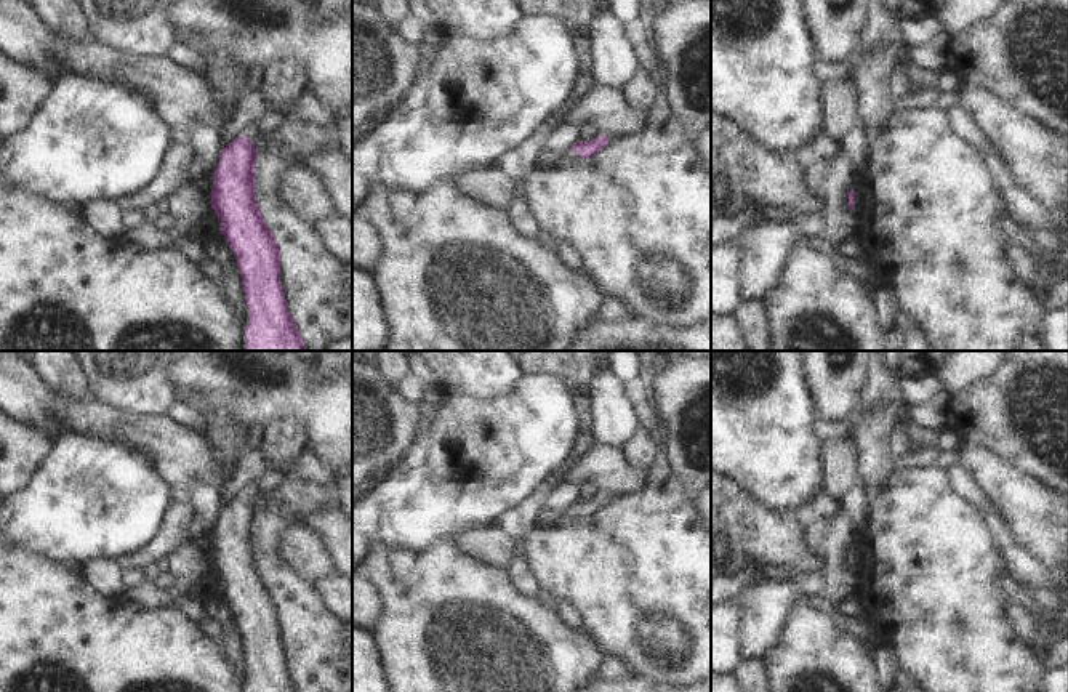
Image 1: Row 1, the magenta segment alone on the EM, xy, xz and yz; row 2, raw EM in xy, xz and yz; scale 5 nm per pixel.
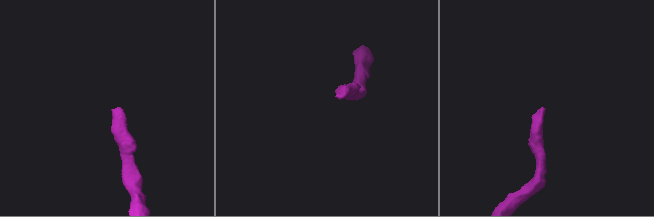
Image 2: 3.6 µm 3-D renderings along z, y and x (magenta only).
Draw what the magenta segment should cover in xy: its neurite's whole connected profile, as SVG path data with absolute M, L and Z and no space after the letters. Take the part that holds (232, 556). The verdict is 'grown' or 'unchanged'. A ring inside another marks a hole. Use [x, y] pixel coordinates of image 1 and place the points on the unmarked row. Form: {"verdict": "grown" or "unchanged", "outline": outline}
{"verdict": "unchanged", "outline": "M245 495L219 511L213 533L211 567L234 610L248 666L245 692L299 692L280 642L280 609L255 553L258 514Z"}

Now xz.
{"verdict": "unchanged", "outline": "M599 493L592 500L586 500L586 501L576 500L570 506L570 509L576 509L580 517L588 517L599 513L607 505L607 501L608 501L608 497L605 497L604 493Z"}

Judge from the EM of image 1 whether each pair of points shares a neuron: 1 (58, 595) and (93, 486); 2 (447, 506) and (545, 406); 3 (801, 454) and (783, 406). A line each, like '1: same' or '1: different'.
1: different
2: same
3: same

